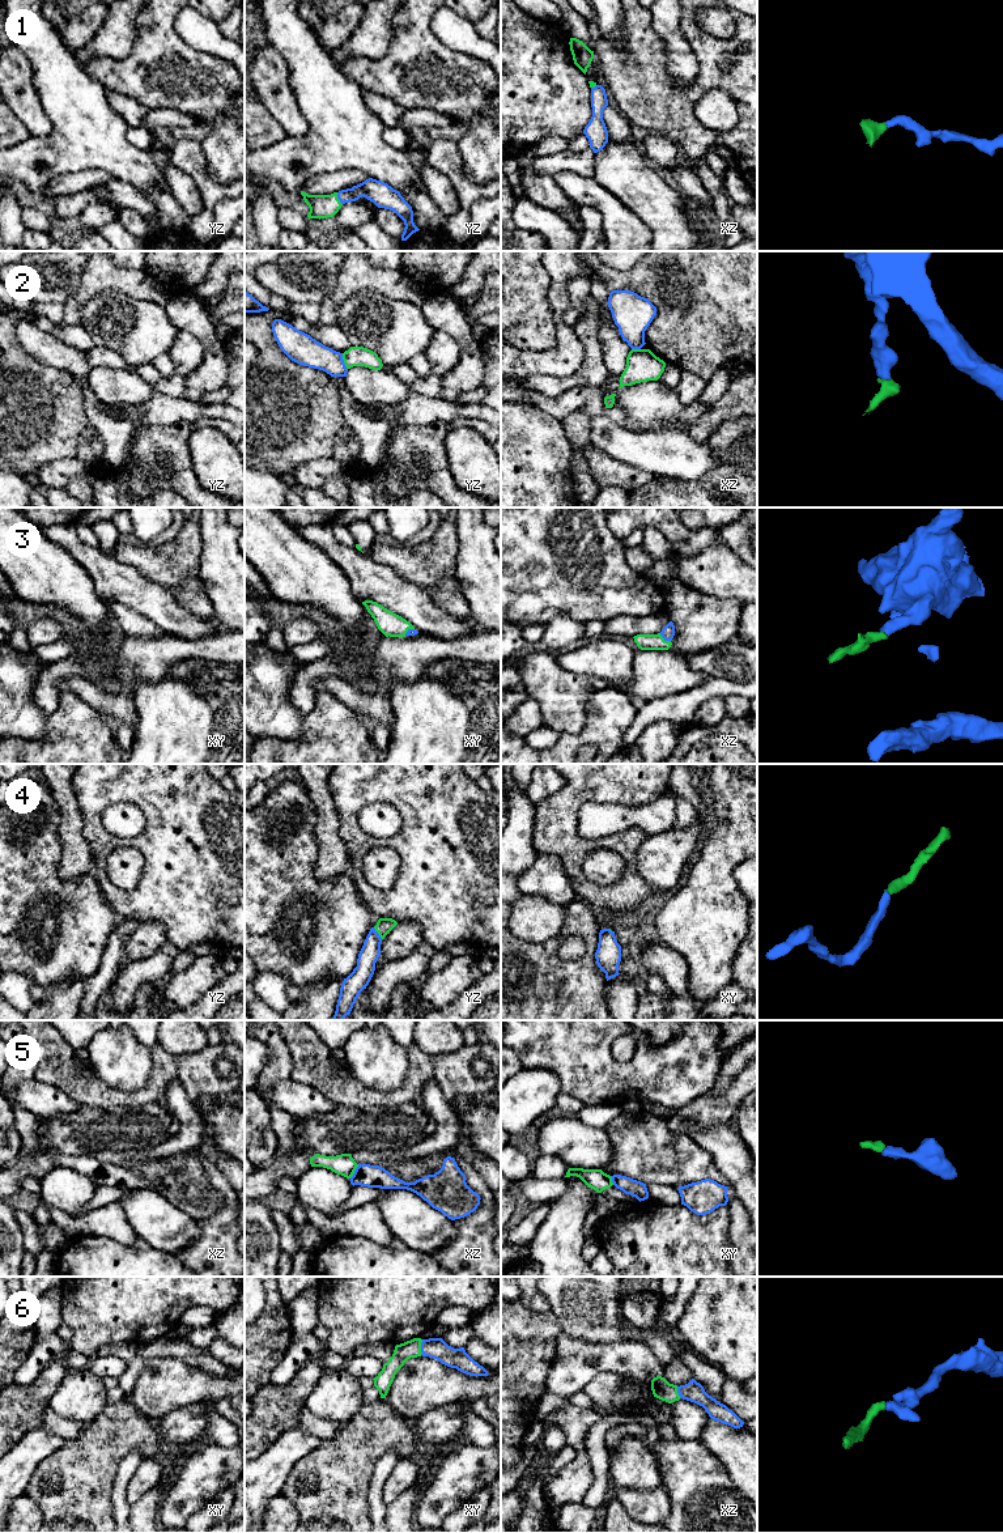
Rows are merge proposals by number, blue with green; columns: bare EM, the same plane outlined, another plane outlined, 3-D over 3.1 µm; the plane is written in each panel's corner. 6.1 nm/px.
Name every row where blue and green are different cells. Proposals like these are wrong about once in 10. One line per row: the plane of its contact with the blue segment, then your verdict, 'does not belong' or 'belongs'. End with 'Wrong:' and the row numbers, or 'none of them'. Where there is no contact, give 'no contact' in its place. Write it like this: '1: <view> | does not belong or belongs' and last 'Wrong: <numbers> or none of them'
1: yz | belongs
2: yz | does not belong
3: xz | belongs
4: yz | belongs
5: xz | belongs
6: xy | belongs
Wrong: 2

